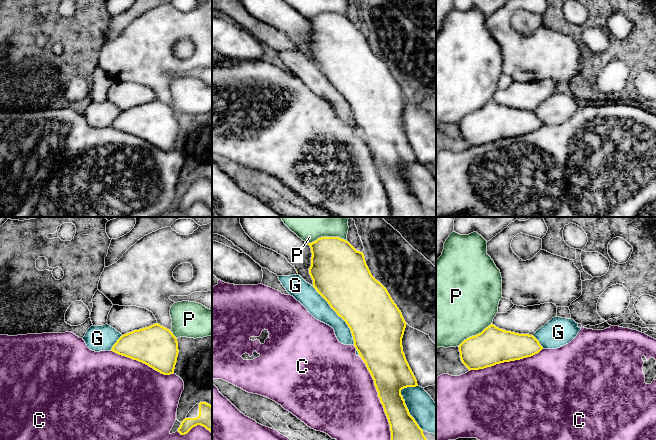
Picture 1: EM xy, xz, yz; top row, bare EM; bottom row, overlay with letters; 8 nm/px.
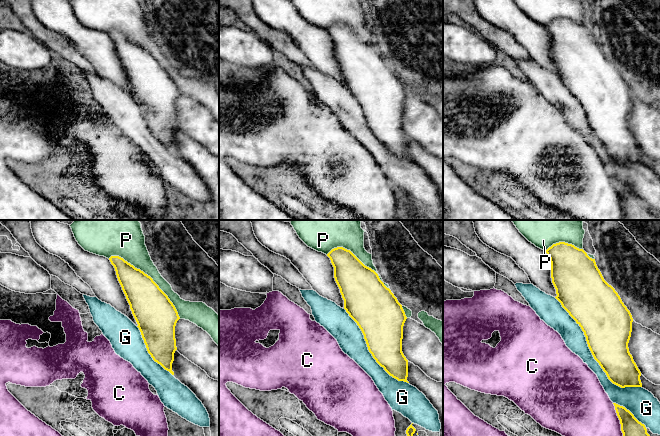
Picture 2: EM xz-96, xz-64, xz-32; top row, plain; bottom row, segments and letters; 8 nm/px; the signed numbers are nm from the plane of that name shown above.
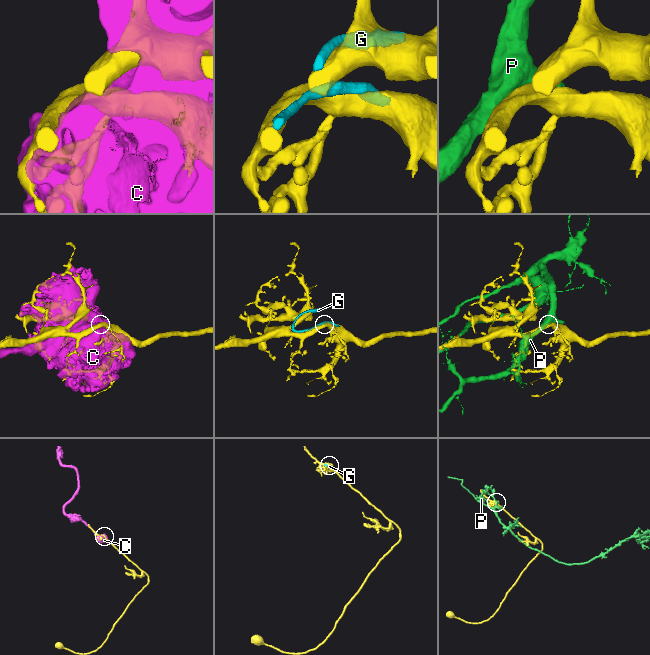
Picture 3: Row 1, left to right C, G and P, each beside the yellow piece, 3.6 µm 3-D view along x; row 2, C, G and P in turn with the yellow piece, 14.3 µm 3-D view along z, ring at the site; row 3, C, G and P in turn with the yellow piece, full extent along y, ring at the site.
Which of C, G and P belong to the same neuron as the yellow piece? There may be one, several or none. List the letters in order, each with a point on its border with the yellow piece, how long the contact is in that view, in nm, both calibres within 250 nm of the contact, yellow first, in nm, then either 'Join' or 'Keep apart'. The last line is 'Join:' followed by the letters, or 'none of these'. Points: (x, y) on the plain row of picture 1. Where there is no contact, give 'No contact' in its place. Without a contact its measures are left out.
C: Touches yellow at xz (379, 174). Shared border 750 nm. Thickness 300 nm (yellow) against 500 nm. Keep apart
G: Touches yellow at xz (338, 91). Shared border 600 nm. Thickness 420 nm (yellow) against 170 nm. Keep apart
P: Touches yellow at xz (327, 13). Shared border 320 nm. Thickness 420 nm (yellow) against 150 nm. Keep apart
Join: none of these

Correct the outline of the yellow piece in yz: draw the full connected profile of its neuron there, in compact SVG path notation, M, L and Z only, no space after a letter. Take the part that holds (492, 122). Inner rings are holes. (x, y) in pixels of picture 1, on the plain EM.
M493 100L458 123L461 137L469 147L531 133L543 125L533 111L506 107Z

